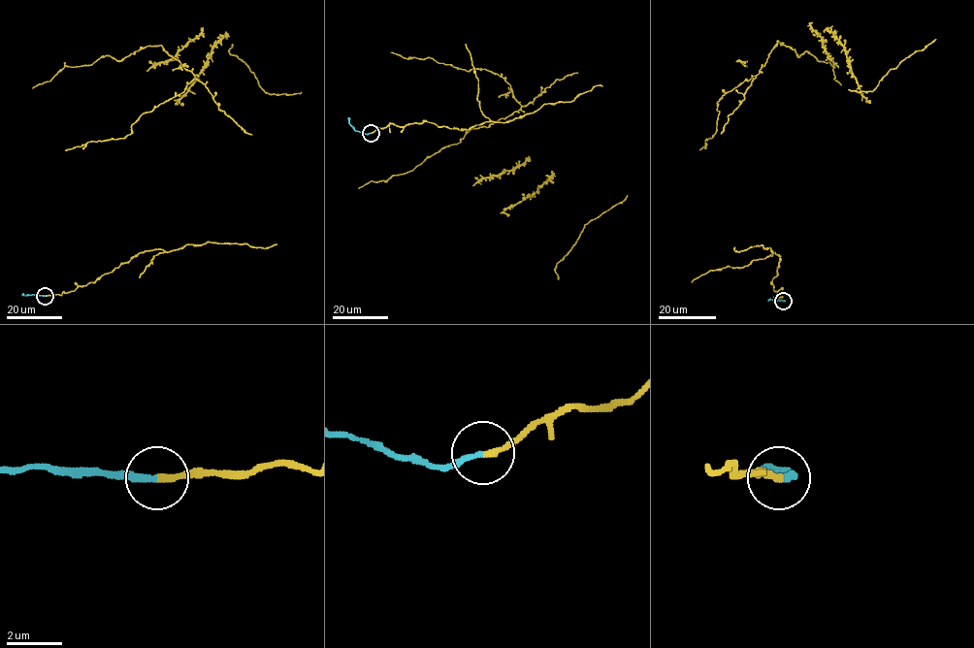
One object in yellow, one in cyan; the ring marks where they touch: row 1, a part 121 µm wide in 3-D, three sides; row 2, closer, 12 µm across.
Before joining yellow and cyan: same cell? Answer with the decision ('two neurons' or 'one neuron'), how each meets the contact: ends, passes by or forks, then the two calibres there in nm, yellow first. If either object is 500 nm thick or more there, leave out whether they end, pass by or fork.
two neurons; yellow ends; cyan ends; calibres 220 and 200 nm

